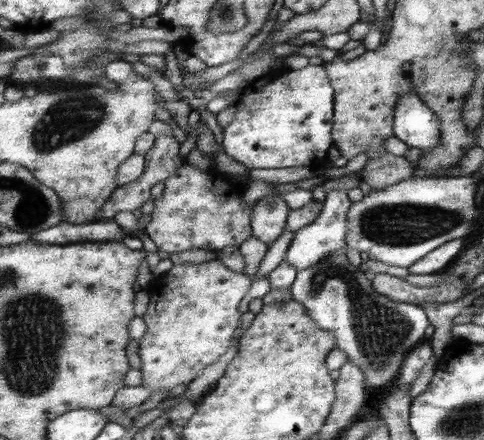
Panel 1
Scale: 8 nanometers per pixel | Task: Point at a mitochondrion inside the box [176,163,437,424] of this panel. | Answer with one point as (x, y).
(380, 329)

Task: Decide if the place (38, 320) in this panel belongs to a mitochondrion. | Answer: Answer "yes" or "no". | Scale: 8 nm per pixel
yes

